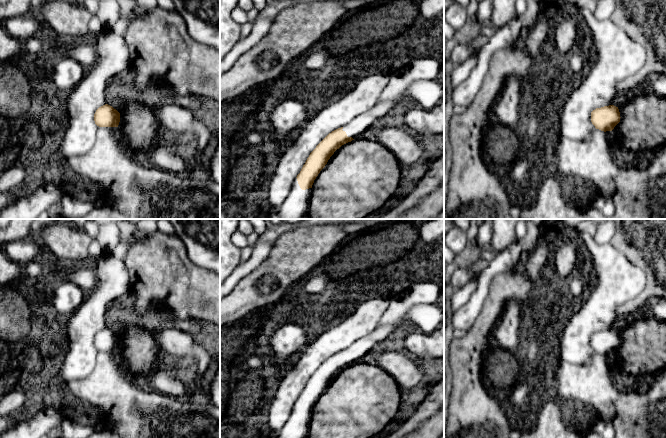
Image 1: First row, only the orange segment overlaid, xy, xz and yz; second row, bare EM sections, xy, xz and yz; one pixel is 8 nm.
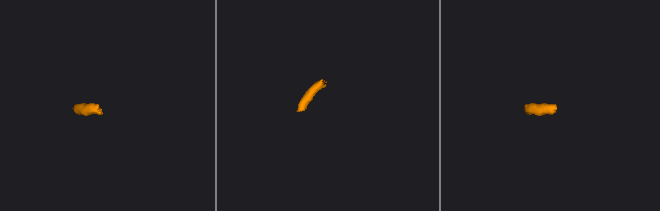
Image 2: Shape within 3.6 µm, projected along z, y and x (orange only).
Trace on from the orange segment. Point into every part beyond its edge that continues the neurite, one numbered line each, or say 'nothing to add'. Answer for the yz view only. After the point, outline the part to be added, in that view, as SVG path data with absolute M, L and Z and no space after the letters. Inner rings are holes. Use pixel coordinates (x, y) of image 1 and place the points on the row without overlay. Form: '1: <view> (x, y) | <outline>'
nothing to add

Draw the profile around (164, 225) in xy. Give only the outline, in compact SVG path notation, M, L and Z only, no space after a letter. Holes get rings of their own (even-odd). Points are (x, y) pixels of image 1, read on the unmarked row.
M158 219L157 228L160 232L168 234L168 235L174 233L174 228L168 219Z

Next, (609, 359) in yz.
M606 355L605 356L605 362L608 365L610 372L614 376L617 376L617 374L616 374L615 358L613 357L613 355Z

